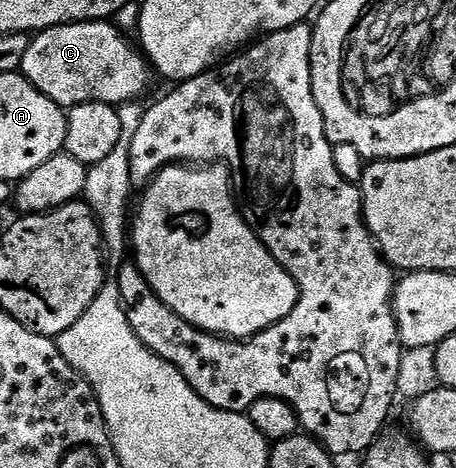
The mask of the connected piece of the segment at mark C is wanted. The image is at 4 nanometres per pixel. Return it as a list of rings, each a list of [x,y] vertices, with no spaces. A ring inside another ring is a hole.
[[[96,21],[94,23],[66,23],[38,32],[31,39],[21,68],[24,79],[39,90],[40,95],[49,97],[58,107],[70,109],[82,103],[110,103],[122,105],[140,98],[139,94],[151,83],[152,68],[141,54],[140,48],[123,35],[114,22]]]

